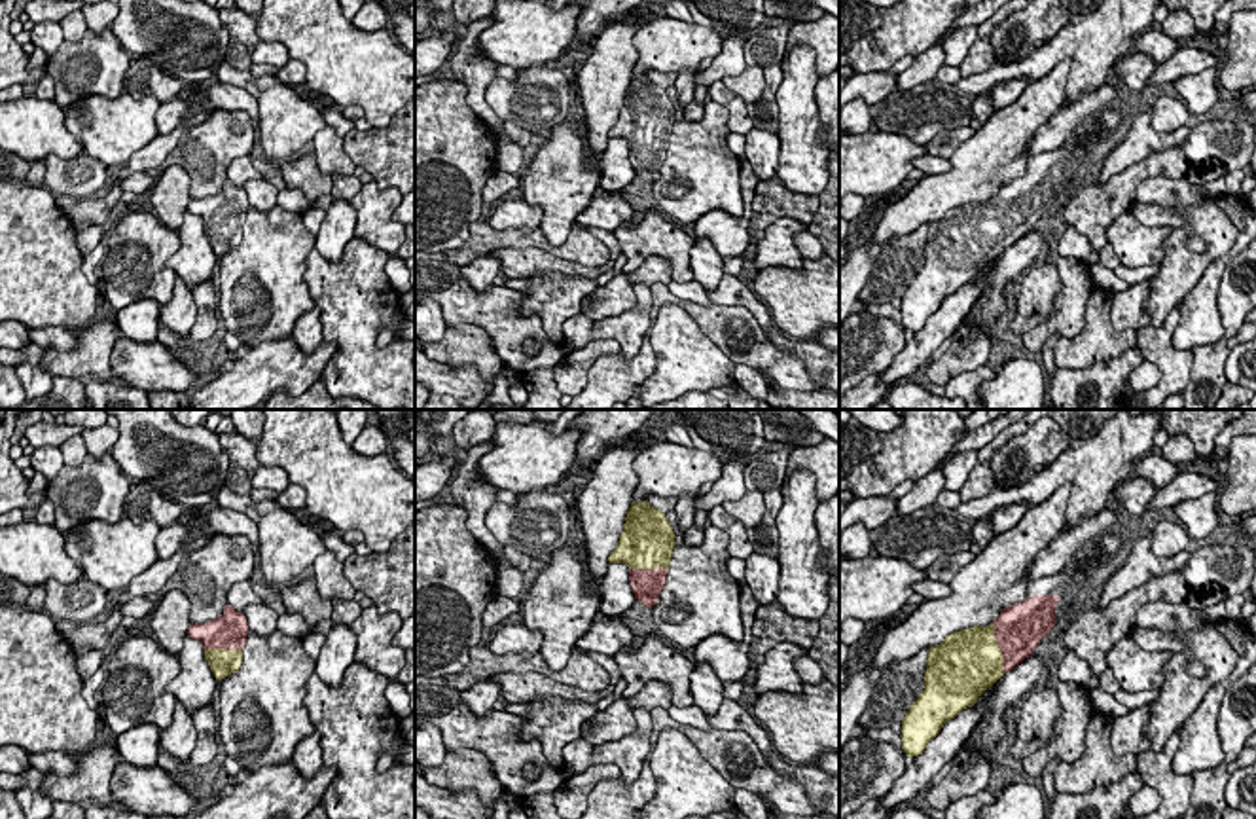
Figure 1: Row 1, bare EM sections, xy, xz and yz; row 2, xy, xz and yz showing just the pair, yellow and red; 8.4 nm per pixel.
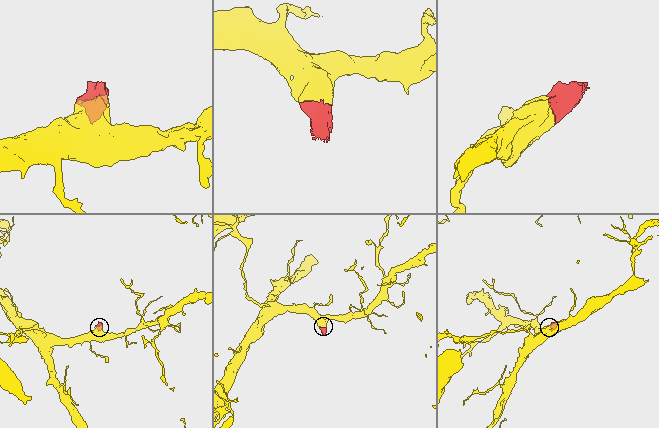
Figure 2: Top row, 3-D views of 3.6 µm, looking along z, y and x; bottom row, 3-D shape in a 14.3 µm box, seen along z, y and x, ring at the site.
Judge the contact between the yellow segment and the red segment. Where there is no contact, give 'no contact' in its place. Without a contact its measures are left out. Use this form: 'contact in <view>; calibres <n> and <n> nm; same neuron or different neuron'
contact in yz; calibres 500 and 400 nm; same neuron

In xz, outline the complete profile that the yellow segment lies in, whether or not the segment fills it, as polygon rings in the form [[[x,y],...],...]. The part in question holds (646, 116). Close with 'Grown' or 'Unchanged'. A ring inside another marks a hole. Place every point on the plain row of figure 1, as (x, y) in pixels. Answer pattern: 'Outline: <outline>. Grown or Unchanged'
Outline: [[[648,76],[631,78],[610,138],[625,138],[635,174],[652,184],[667,159],[676,110],[663,87]]]. Grown

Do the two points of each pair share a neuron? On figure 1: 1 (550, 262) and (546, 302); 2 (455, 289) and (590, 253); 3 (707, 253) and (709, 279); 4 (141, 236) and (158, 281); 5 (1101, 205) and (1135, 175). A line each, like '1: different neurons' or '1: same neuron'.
1: different neurons
2: different neurons
3: same neuron
4: same neuron
5: same neuron

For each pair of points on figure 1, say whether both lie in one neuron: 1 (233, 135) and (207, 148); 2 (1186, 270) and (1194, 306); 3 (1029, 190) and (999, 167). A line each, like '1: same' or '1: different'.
1: same
2: different
3: different

